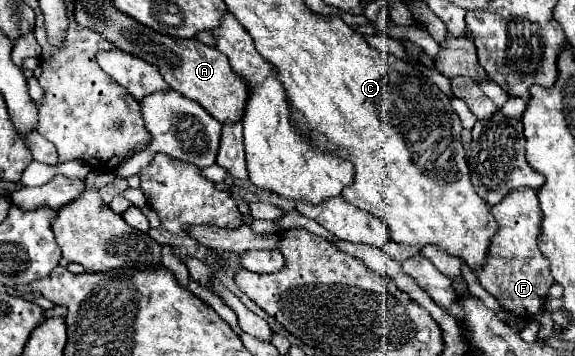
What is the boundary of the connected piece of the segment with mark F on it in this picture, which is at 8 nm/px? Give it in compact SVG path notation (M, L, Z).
M519 189L517 193L509 193L509 197L505 197L499 205L491 207L491 213L499 223L499 231L489 245L485 267L475 271L475 275L483 289L489 291L503 309L515 317L533 317L543 307L547 291L553 285L553 277L549 277L549 263L545 257L541 257L537 247L539 225L543 219L537 193L533 189Z

